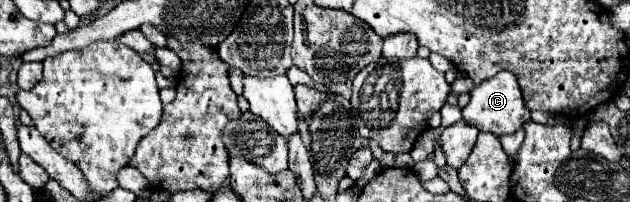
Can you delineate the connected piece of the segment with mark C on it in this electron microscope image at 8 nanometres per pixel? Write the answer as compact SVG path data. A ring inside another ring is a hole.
M500 71L496 77L476 85L470 91L470 103L462 109L462 119L478 131L490 131L496 137L502 137L506 133L516 133L524 123L528 123L530 111L522 101L516 77L510 71Z

